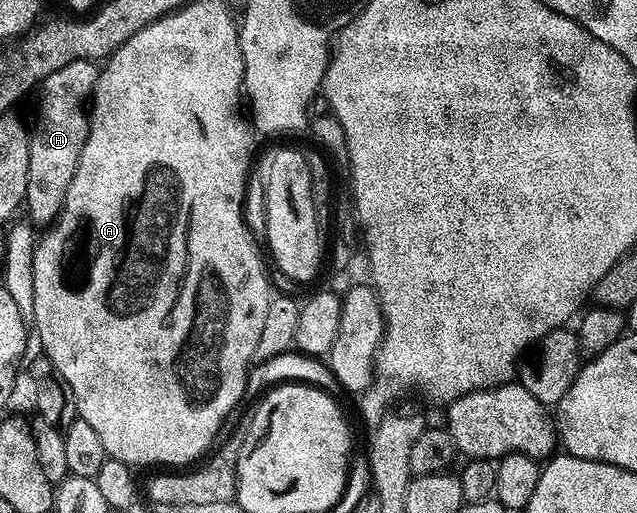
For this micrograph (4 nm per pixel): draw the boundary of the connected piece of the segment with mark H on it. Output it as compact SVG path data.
M91 59L67 61L58 67L39 86L40 114L36 117L36 126L30 129L30 171L26 179L26 210L40 227L60 213L62 203L66 199L66 191L70 187L70 179L74 179L74 171L78 167L78 159L82 155L82 147L88 138L88 119L86 106L89 104L93 89L96 88L98 76L97 62Z

